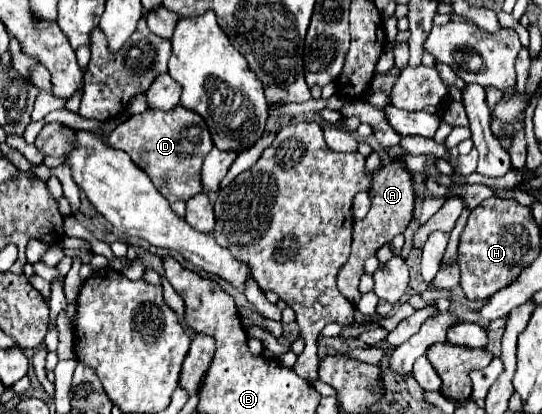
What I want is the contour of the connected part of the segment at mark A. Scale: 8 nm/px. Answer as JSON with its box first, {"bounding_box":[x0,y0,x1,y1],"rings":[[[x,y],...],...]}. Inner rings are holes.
{"bounding_box":[338,160,414,304],"rings":[[[394,160],[394,162],[386,164],[386,166],[382,166],[374,174],[374,184],[372,184],[372,190],[370,190],[370,200],[372,200],[372,206],[370,206],[366,218],[354,222],[352,254],[350,254],[348,262],[338,272],[338,290],[352,304],[358,304],[358,300],[360,300],[358,282],[360,282],[360,276],[364,274],[364,262],[366,262],[366,258],[370,258],[372,254],[376,254],[376,250],[380,246],[388,244],[396,234],[402,234],[406,230],[406,226],[410,224],[410,220],[412,220],[414,184],[412,184],[410,172],[404,170],[404,166],[402,166],[400,160]]]}

